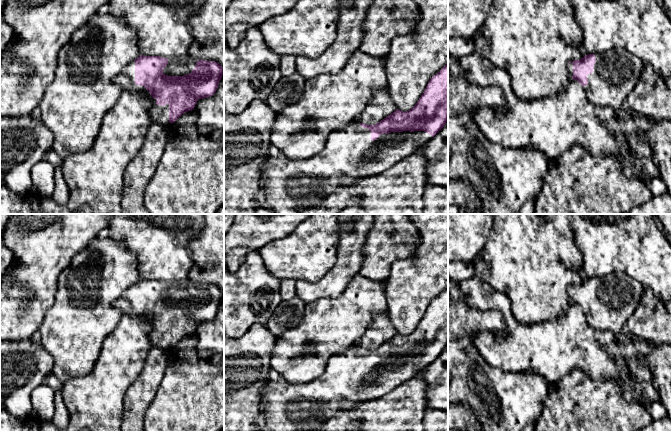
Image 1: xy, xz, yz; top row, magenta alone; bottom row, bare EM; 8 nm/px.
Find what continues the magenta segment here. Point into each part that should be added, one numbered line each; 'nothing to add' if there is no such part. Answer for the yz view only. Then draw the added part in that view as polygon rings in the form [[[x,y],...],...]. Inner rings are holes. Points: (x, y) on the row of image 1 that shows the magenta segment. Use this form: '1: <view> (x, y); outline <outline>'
1: yz (616, 72); outline [[[620,47],[594,55],[593,72],[587,75],[588,84],[583,87],[586,97],[595,106],[617,111],[639,81],[644,62]]]

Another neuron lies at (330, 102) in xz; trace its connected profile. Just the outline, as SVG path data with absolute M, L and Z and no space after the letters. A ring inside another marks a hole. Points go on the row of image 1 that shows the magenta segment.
M358 49L338 73L323 73L306 79L302 98L276 113L271 144L292 160L318 154L333 131L355 121L365 110L375 90L388 87L384 62L385 57L370 56Z

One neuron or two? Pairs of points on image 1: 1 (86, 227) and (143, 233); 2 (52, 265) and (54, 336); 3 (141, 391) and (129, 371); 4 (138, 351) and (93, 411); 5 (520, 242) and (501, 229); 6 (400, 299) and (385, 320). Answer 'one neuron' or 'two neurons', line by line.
1: two neurons
2: two neurons
3: two neurons
4: one neuron
5: one neuron
6: two neurons

